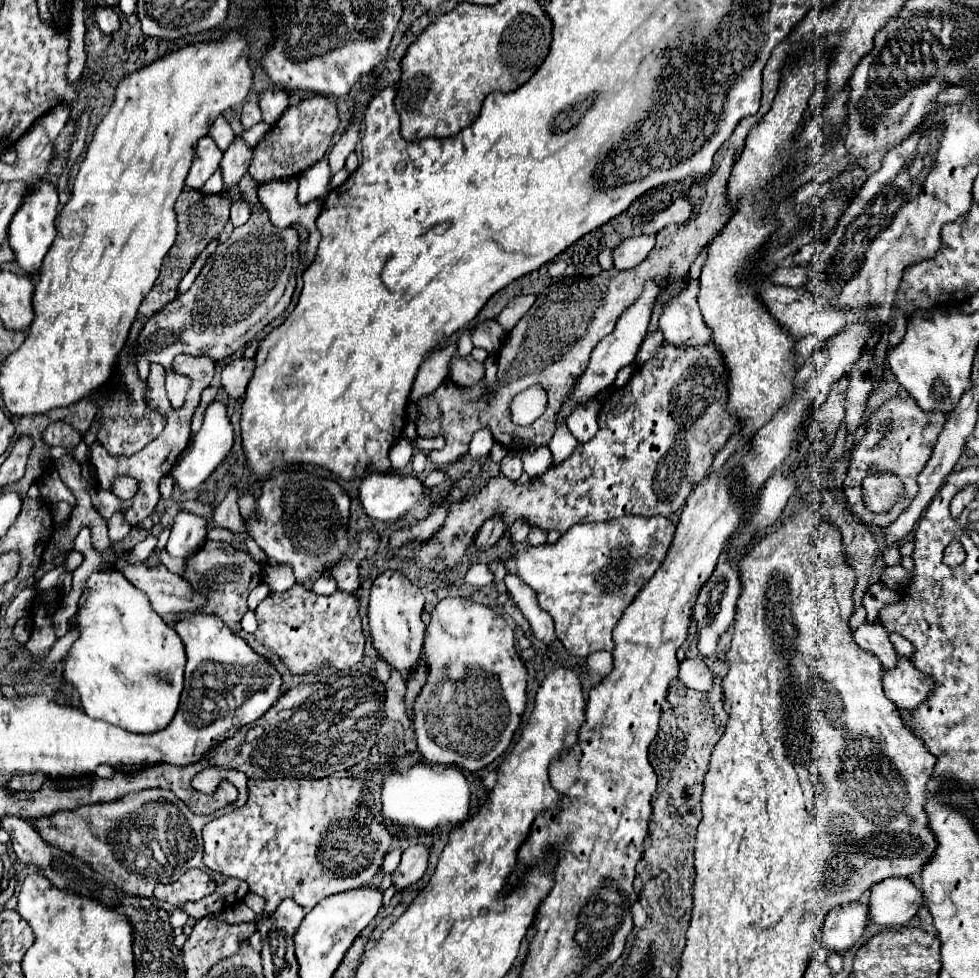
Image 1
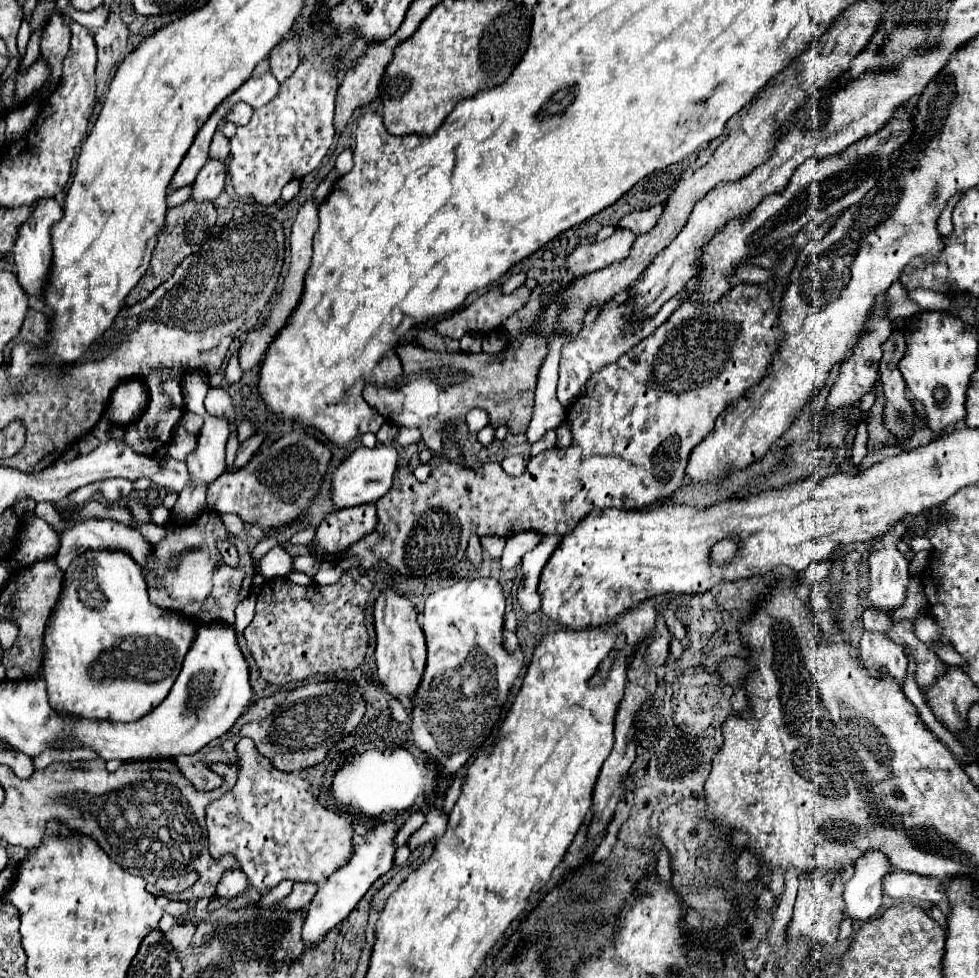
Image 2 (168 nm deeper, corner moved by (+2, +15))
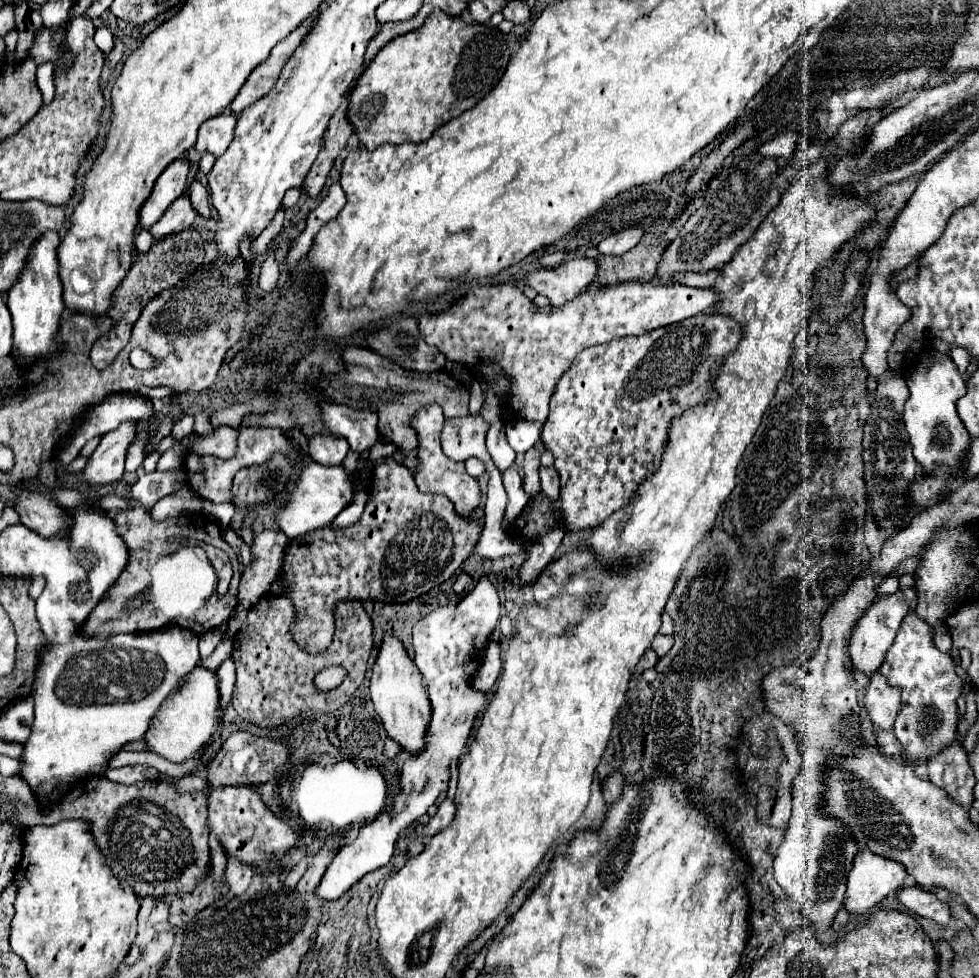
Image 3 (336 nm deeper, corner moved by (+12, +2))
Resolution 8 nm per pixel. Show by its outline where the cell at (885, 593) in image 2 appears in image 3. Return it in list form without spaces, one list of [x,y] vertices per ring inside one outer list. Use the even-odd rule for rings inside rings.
[[[911,588],[899,590],[899,592],[891,594],[891,596],[883,596],[883,598],[875,600],[875,602],[867,608],[867,612],[859,618],[859,622],[857,622],[855,630],[853,630],[853,638],[851,638],[851,642],[849,642],[851,670],[863,672],[863,674],[867,674],[867,676],[875,674],[875,672],[881,668],[881,664],[885,662],[885,654],[887,654],[889,646],[891,646],[893,640],[895,640],[895,634],[897,634],[897,630],[899,630],[899,626],[901,626],[903,616],[905,616],[907,612],[915,610],[915,606],[917,606],[917,598],[915,598],[915,592],[913,592]]]

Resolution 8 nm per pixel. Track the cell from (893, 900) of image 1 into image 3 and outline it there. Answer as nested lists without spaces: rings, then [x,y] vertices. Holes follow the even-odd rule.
[[[909,886],[909,888],[903,888],[899,894],[897,894],[897,900],[901,904],[905,904],[911,912],[919,914],[921,918],[929,918],[929,920],[935,920],[937,924],[947,924],[951,920],[951,912],[949,912],[949,904],[939,900],[933,892],[929,890],[923,890],[919,886]]]

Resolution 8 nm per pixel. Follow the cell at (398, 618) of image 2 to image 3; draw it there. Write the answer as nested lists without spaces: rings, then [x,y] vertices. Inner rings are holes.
[[[387,634],[383,640],[381,652],[373,666],[369,692],[389,738],[395,740],[401,750],[409,754],[419,754],[419,750],[425,748],[425,730],[429,726],[431,706],[427,698],[427,688],[423,686],[423,680],[421,680],[421,672],[411,662],[407,650],[395,636]]]

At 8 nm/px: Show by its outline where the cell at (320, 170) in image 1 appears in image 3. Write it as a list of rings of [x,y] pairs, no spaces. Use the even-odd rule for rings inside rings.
[[[280,207],[279,212],[276,213],[269,226],[257,237],[252,247],[256,255],[264,254],[282,231],[285,218],[285,213],[283,211],[285,211],[284,208]]]

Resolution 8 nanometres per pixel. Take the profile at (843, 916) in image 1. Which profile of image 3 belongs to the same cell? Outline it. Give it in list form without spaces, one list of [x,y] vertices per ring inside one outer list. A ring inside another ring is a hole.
[[[861,850],[855,856],[847,882],[845,906],[851,914],[863,914],[879,900],[897,892],[907,878],[905,866],[889,858],[879,858],[871,850]]]

